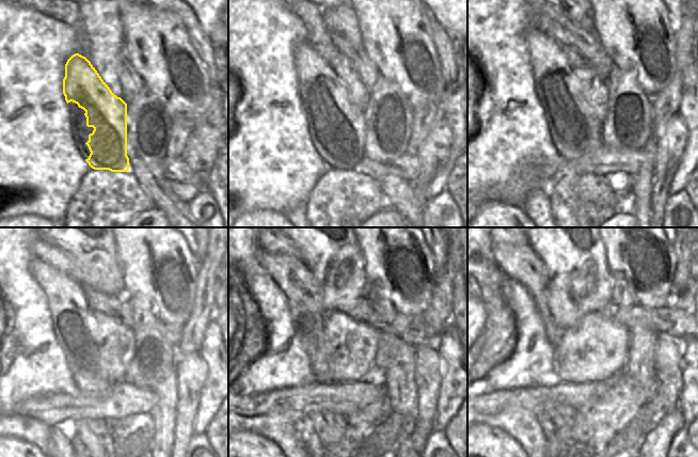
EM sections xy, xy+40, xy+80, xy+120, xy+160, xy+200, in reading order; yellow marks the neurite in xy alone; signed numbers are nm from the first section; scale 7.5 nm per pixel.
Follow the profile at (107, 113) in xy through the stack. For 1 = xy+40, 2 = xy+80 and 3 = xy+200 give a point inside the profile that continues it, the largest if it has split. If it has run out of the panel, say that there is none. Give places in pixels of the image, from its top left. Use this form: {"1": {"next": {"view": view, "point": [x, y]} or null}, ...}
{"1": {"next": {"view": "xy+40", "point": [316, 78]}}, "2": {"next": {"view": "xy+80", "point": [553, 74]}}, "3": {"next": {"view": "xy+200", "point": [521, 264]}}}

